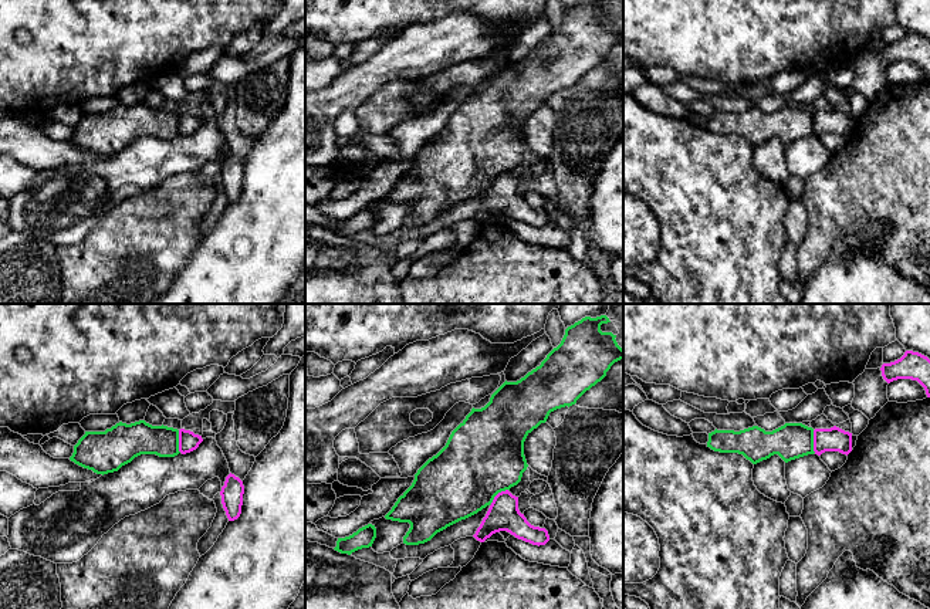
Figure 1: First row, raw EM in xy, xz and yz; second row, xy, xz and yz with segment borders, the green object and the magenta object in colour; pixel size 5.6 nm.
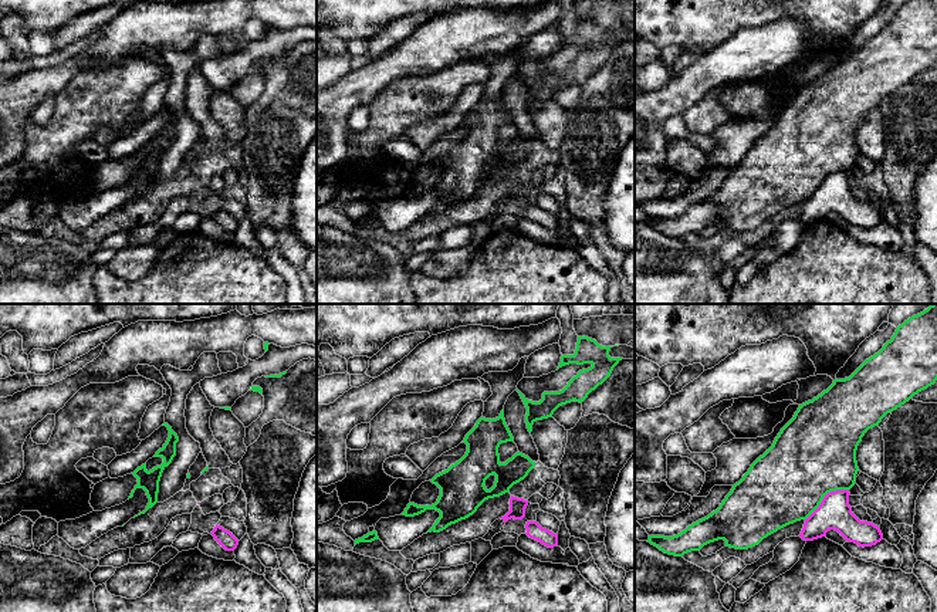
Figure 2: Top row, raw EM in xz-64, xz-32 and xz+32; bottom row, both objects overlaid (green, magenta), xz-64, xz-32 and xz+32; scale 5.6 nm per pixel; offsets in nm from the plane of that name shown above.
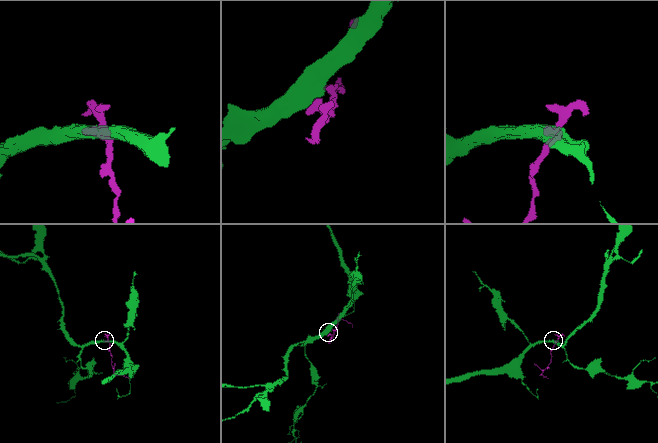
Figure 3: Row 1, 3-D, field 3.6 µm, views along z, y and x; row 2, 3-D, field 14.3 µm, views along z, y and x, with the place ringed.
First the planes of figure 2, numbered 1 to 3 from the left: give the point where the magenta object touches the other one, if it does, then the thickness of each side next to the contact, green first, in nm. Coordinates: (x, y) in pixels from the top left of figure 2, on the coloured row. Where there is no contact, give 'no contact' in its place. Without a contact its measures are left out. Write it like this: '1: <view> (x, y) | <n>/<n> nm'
1: no contact
2: no contact
3: xz+32 (824, 496) | 460/190 nm

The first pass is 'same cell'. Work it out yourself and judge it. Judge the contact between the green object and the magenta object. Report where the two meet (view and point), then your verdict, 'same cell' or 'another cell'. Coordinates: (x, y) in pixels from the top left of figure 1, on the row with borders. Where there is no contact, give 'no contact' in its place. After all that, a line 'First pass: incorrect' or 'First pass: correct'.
contact xy (178, 442); another cell
First pass: incorrect

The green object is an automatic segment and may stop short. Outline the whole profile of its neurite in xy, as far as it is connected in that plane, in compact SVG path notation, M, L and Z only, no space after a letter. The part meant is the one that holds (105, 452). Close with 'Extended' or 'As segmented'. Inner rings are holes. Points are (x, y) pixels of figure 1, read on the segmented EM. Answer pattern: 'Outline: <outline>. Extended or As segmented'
Outline: M139 420L131 424L119 422L105 432L85 432L70 460L104 476L118 471L141 454L175 457L179 453L177 429Z. As segmented

